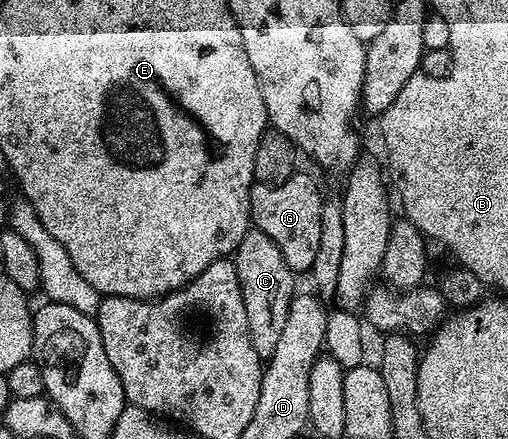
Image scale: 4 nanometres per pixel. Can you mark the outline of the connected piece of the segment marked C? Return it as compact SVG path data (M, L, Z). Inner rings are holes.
M255 227L249 228L248 234L236 248L234 260L238 271L238 283L242 287L242 303L246 307L250 343L254 343L254 351L258 351L262 359L267 359L274 355L274 347L278 347L278 339L286 328L286 315L290 315L290 303L298 289L297 278L292 268L286 263L286 259L282 259L282 251L278 251L274 239L270 239L270 235L266 235L261 229Z

